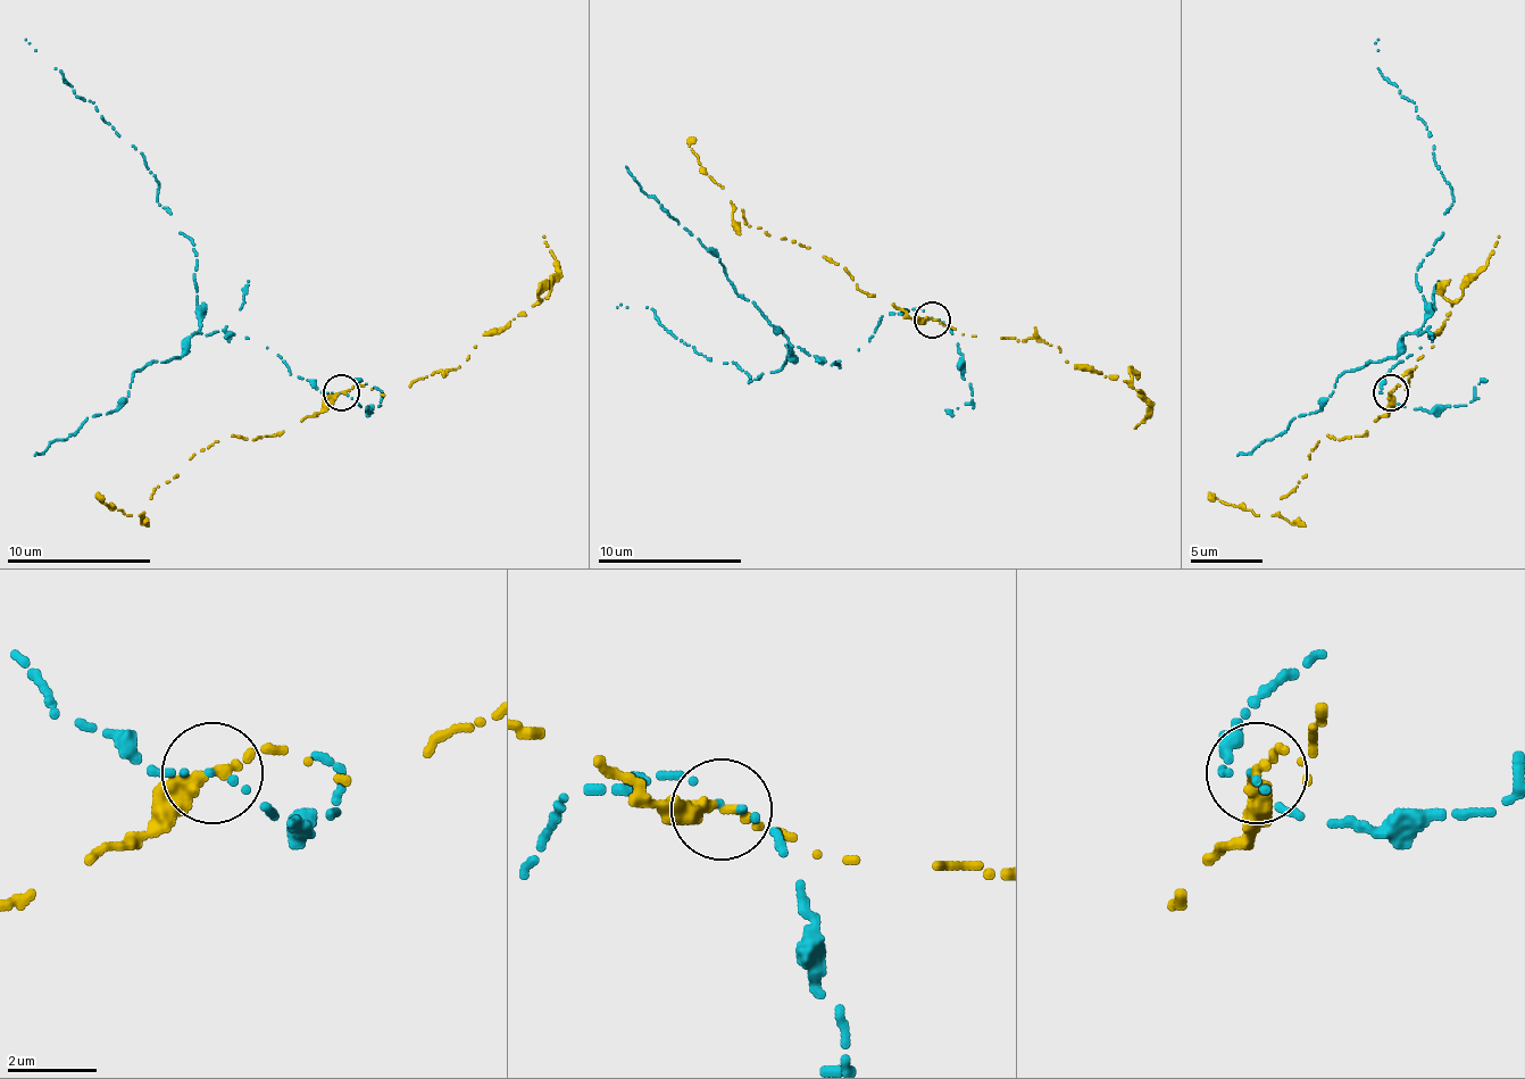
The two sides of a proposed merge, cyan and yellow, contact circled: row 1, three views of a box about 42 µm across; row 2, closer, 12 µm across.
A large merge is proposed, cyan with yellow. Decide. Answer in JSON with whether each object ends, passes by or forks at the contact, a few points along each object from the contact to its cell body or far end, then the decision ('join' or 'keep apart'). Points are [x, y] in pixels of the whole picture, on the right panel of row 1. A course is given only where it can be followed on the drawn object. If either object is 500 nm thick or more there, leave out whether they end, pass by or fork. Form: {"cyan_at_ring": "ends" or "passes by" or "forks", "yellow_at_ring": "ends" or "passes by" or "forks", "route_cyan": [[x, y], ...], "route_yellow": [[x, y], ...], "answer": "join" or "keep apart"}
{"cyan_at_ring": "ends", "yellow_at_ring": "passes by", "route_cyan": [[1390, 391], [1378, 391], [1386, 374], [1433, 338], [1415, 280], [1455, 200], [1415, 104], [1378, 71], [1378, 39]], "route_yellow": [[1390, 391], [1390, 409], [1365, 434], [1332, 434], [1317, 442], [1307, 474], [1274, 514], [1209, 496]], "answer": "keep apart"}

